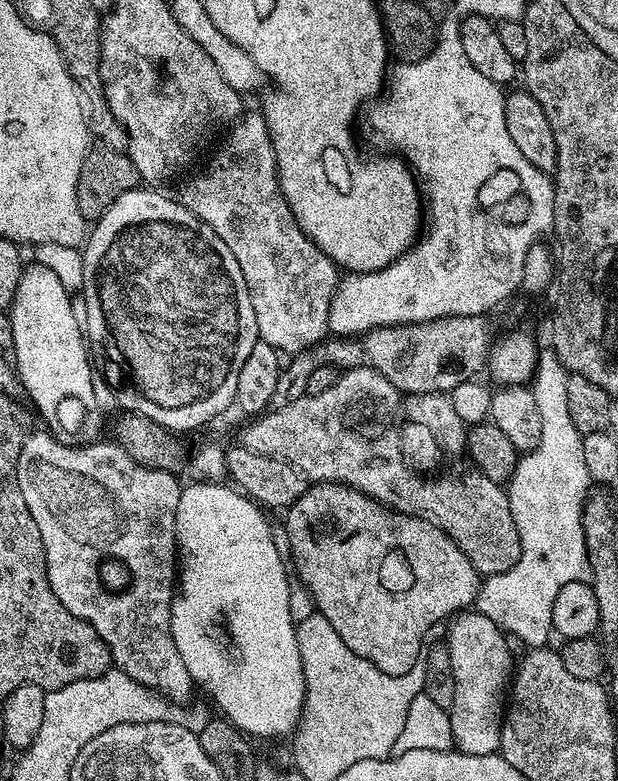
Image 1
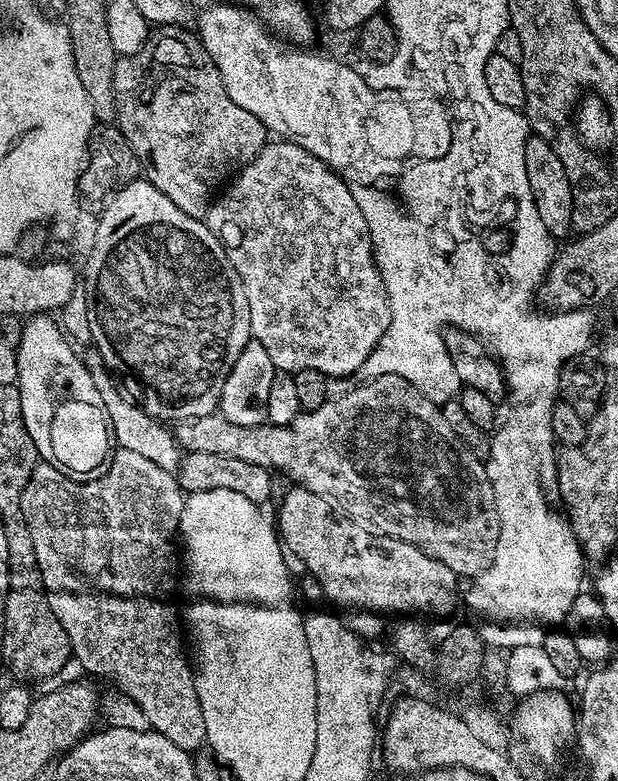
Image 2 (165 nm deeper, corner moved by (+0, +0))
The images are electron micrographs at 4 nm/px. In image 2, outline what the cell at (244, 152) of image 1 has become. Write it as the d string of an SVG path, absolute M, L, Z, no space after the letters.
M269 142L246 167L235 173L234 179L227 187L209 204L206 223L214 238L218 238L218 242L226 250L226 258L230 258L230 266L234 266L234 270L238 270L242 278L242 286L246 290L246 302L250 306L252 339L266 346L266 354L270 354L270 362L274 362L274 366L281 373L295 374L302 370L318 370L329 378L351 377L358 370L358 366L366 362L368 355L386 334L390 326L390 302L386 294L386 286L382 282L380 267L376 265L372 254L370 232L367 230L365 219L362 218L362 211L358 210L358 205L354 202L354 195L349 185L332 169L326 167L319 156L311 156L297 144Z

